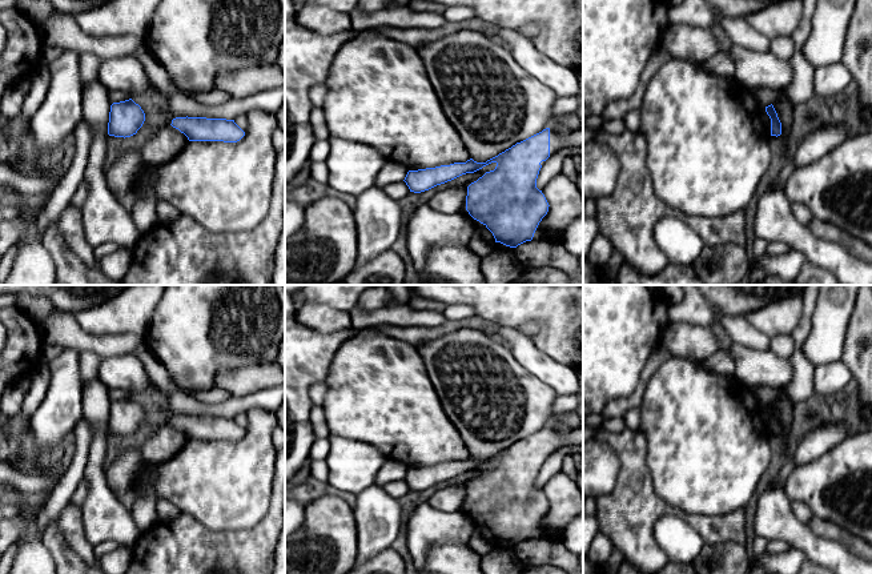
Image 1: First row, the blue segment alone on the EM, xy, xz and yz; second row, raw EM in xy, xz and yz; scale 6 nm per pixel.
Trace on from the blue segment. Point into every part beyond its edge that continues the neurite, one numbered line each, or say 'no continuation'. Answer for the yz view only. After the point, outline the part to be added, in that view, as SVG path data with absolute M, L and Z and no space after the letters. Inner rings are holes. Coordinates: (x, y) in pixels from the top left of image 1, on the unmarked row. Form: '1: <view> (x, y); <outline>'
no continuation

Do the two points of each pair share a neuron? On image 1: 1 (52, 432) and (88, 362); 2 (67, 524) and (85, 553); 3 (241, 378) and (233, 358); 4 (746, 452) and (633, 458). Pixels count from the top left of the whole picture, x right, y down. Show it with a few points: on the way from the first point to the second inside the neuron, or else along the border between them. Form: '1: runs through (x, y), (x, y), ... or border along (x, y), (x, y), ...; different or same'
1: border along (79, 352), (79, 374), (83, 378); different
2: runs through (72, 530), (81, 546); same
3: border along (268, 362), (221, 369), (215, 376), (213, 384); different
4: border along (639, 429), (645, 437), (646, 465), (654, 488); different

